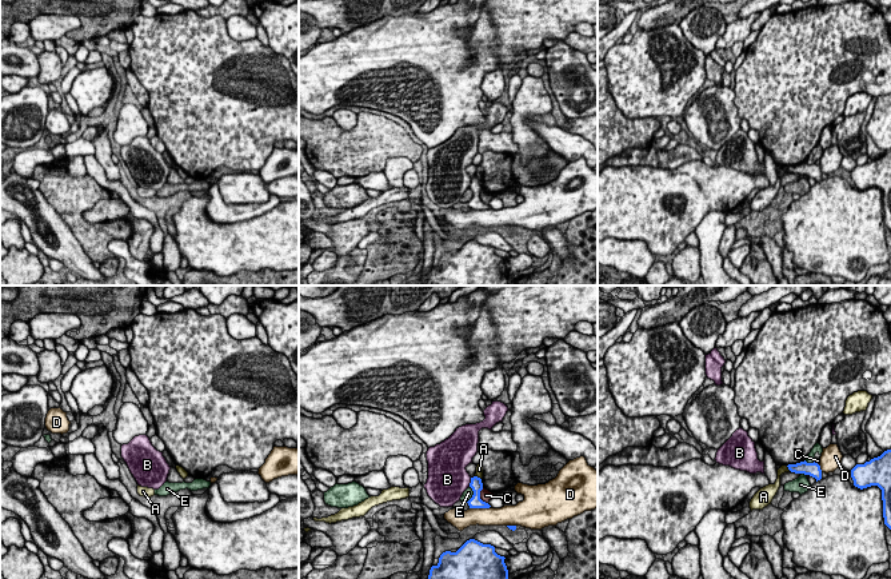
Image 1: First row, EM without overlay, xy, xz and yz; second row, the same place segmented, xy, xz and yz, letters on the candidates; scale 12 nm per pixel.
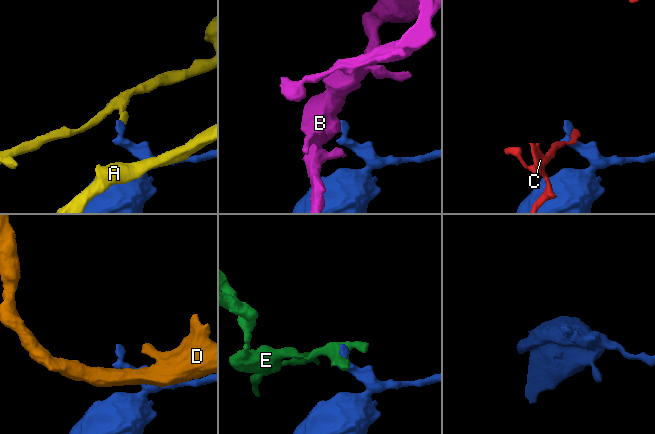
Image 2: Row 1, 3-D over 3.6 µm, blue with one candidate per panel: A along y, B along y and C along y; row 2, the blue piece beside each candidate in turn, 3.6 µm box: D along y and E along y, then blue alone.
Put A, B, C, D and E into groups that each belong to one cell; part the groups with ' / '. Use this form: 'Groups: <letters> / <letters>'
Groups: A / B / C / D / E

